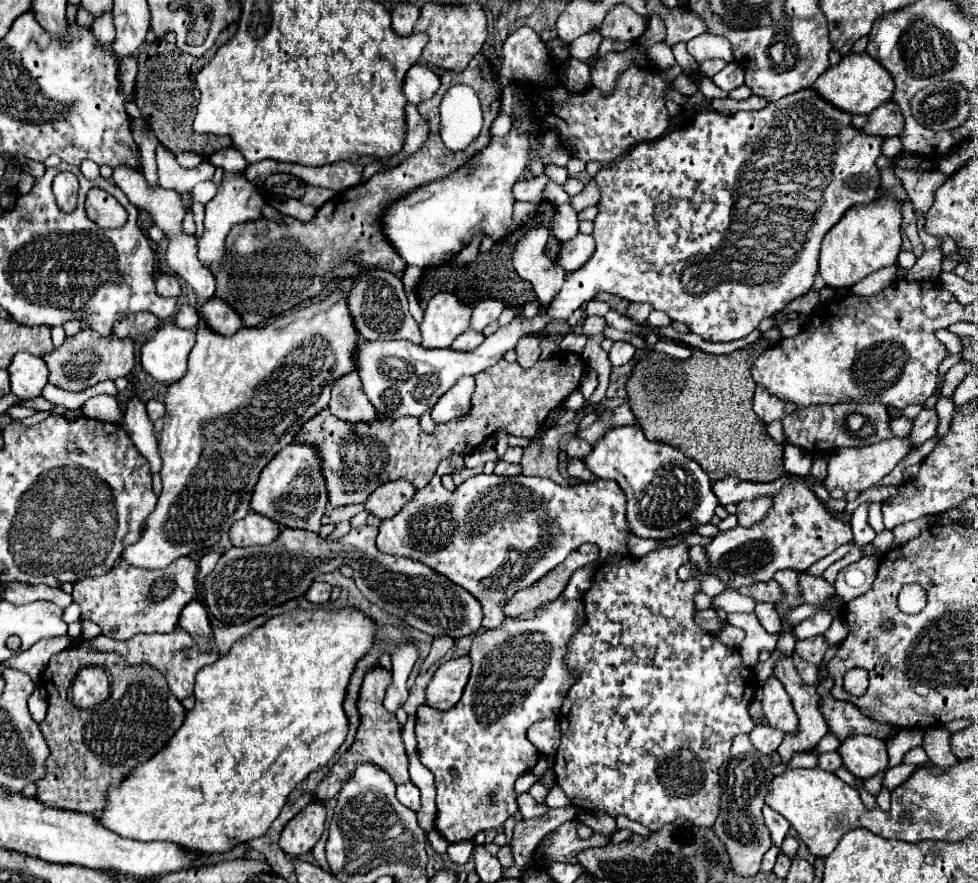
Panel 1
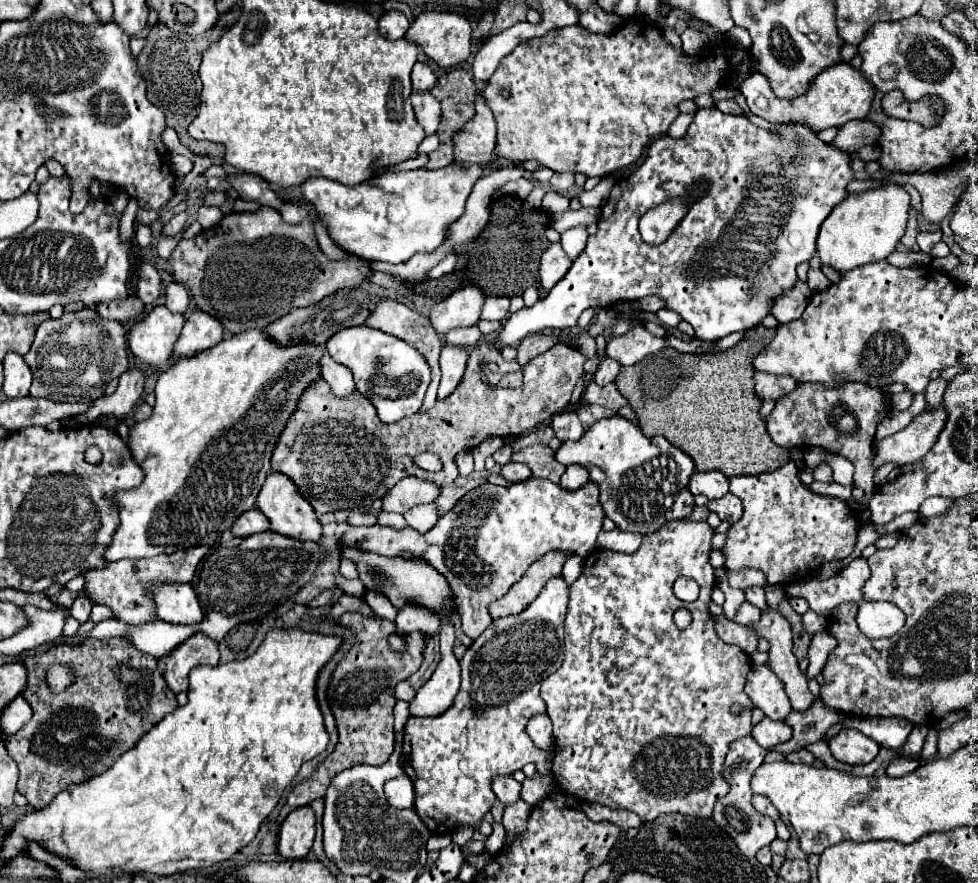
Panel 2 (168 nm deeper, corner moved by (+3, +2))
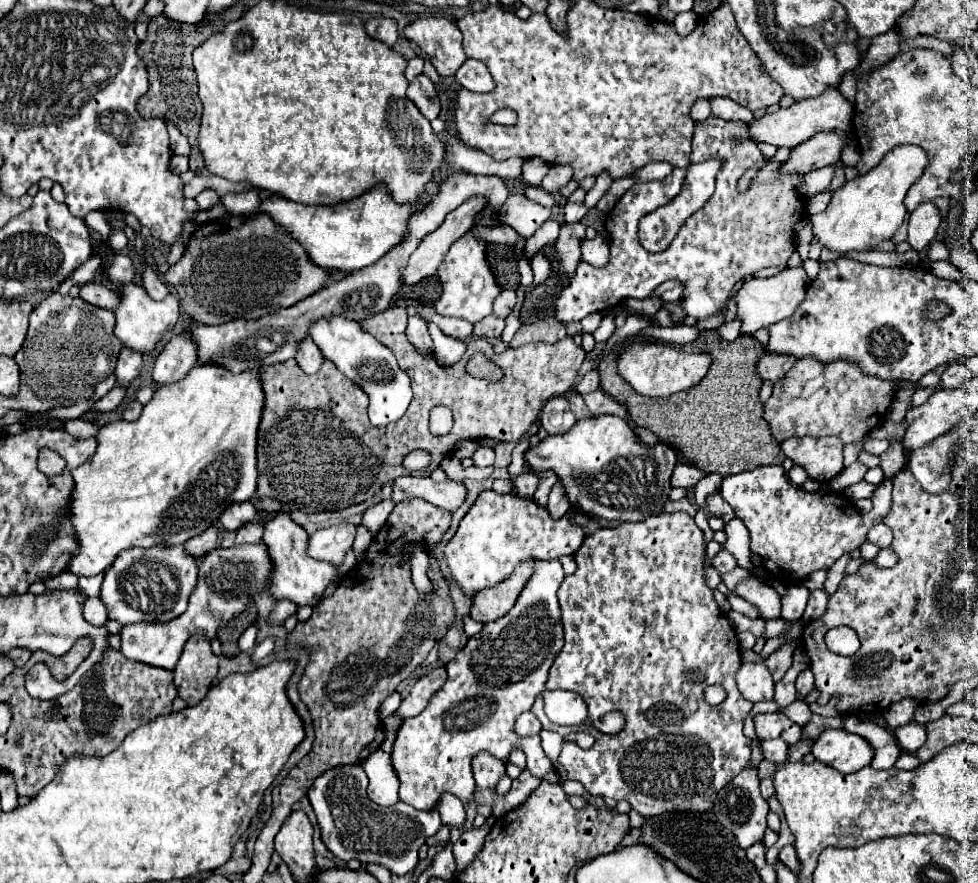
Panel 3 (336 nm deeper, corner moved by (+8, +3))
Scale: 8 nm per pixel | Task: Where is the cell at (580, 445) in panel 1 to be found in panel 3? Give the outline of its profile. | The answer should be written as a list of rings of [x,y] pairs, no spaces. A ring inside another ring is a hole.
[[[566,397],[550,399],[540,413],[540,425],[548,431],[548,435],[562,435],[570,431],[574,423],[576,423],[576,417],[572,415]]]

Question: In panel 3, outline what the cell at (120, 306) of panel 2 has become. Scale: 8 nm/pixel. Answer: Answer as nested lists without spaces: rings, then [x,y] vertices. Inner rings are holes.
[[[86,283],[80,287],[80,297],[88,301],[90,305],[102,307],[102,309],[116,309],[120,305],[120,295],[104,285],[98,283]]]

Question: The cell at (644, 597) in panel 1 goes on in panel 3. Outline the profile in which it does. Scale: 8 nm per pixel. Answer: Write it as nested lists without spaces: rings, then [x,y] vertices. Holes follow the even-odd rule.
[[[674,511],[674,513],[660,513],[660,515],[652,515],[648,517],[648,521],[642,523],[624,523],[620,527],[614,529],[598,529],[596,533],[588,535],[584,539],[584,545],[574,553],[576,559],[576,571],[568,577],[564,577],[560,589],[558,589],[558,601],[560,601],[560,609],[562,609],[562,625],[564,625],[564,649],[560,651],[560,655],[556,657],[548,681],[546,681],[546,689],[566,689],[566,691],[578,691],[578,695],[582,695],[582,699],[588,703],[590,707],[590,719],[598,721],[608,713],[622,713],[626,723],[624,729],[614,733],[614,735],[606,735],[600,733],[594,725],[584,725],[584,727],[560,727],[554,725],[546,719],[544,715],[544,703],[542,703],[542,695],[536,697],[534,705],[532,705],[532,713],[540,719],[544,729],[552,729],[556,733],[562,735],[564,743],[562,743],[562,751],[558,757],[558,769],[560,773],[564,773],[564,779],[570,781],[580,781],[590,795],[594,797],[602,797],[604,803],[608,807],[614,807],[618,801],[628,801],[632,805],[634,811],[638,811],[642,817],[652,817],[652,815],[660,815],[664,811],[710,811],[712,809],[712,797],[750,761],[750,739],[744,737],[742,727],[744,727],[744,719],[748,717],[748,713],[752,711],[752,703],[746,701],[738,687],[736,687],[736,673],[742,665],[740,659],[740,645],[736,639],[736,631],[730,627],[726,615],[718,609],[714,597],[712,597],[712,589],[706,585],[706,577],[704,577],[704,551],[706,551],[706,539],[704,539],[704,531],[694,523],[694,519],[686,513],[686,511]],[[708,683],[720,683],[726,689],[726,699],[724,703],[720,703],[718,707],[708,707],[708,703],[704,701],[702,693],[708,687]],[[578,729],[590,733],[594,737],[594,745],[590,749],[582,749],[576,745],[576,741],[572,741],[572,733],[578,733]]]

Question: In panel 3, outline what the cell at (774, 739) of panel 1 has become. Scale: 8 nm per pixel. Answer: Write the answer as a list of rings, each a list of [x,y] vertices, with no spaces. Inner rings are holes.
[[[766,713],[754,717],[758,739],[784,739],[788,745],[798,743],[798,725],[784,713]]]

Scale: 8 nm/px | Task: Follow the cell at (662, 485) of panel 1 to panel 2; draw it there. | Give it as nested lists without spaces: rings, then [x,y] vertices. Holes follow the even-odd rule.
[[[615,414],[603,420],[597,420],[577,442],[563,442],[555,450],[557,462],[569,466],[569,464],[581,464],[589,472],[589,480],[599,486],[599,502],[605,510],[605,516],[615,522],[615,526],[623,532],[639,532],[639,534],[651,534],[661,528],[661,524],[669,520],[681,520],[687,518],[695,504],[693,494],[689,492],[689,478],[695,472],[693,460],[681,452],[677,446],[667,442],[663,436],[647,438],[641,434],[639,426],[635,426],[631,420]]]

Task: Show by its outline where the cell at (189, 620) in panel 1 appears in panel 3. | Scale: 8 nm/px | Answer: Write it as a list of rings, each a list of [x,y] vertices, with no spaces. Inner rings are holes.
[[[154,545],[152,549],[126,549],[106,571],[100,597],[106,605],[108,619],[118,621],[120,625],[136,621],[172,621],[174,617],[186,611],[190,593],[196,587],[196,575],[198,575],[198,563],[194,557],[188,557],[184,553],[184,545],[172,545],[172,547]]]

